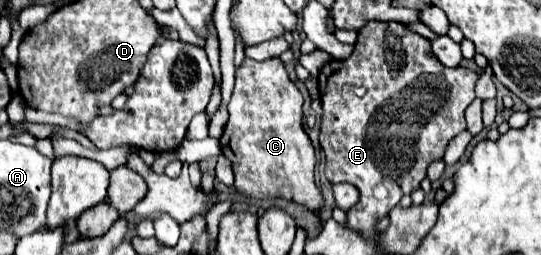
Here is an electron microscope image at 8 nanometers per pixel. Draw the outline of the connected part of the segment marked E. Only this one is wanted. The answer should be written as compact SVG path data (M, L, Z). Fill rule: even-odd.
M369 22L365 24L365 28L361 28L359 32L359 38L355 42L355 50L353 54L347 58L347 60L331 60L327 62L323 68L321 68L321 74L317 78L319 82L319 96L321 96L321 102L323 102L323 118L321 118L321 134L319 134L319 142L321 142L321 148L325 152L325 176L329 182L351 182L357 186L359 194L361 194L361 200L359 204L355 204L355 208L351 208L347 212L347 228L351 230L359 230L365 238L371 238L371 236L377 236L377 222L379 219L387 216L393 206L397 206L397 202L401 200L401 196L405 194L411 194L415 188L419 188L421 180L427 176L427 166L433 162L433 160L439 160L443 158L445 154L445 148L449 144L449 140L453 136L457 136L459 132L465 130L465 108L473 102L475 98L475 82L479 78L477 72L469 70L469 68L445 68L441 66L441 62L433 56L433 50L429 48L431 40L427 40L425 36L409 30L407 24L401 24L401 22ZM355 88L365 88L365 96L357 96L353 90Z

